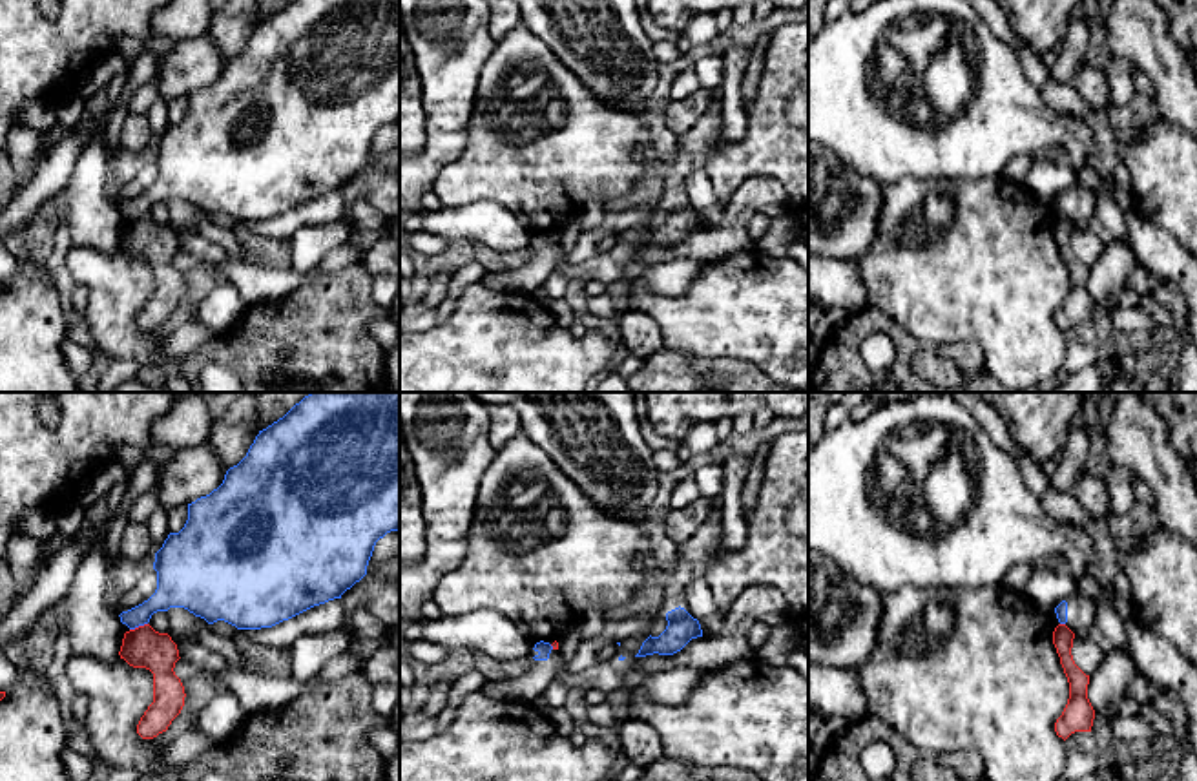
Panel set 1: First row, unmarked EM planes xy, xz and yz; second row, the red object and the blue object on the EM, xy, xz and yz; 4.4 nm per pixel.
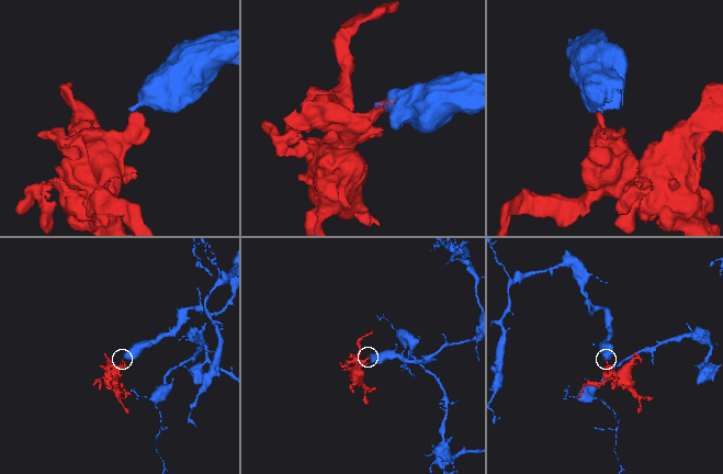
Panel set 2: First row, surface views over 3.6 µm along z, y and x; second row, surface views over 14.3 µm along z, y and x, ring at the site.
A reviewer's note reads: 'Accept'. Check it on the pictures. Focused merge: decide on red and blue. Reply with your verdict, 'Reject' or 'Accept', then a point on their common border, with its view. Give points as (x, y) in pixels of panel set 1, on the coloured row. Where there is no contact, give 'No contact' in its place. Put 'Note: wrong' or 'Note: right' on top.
Note: wrong
Reject. Touches red at xy (139, 626)

